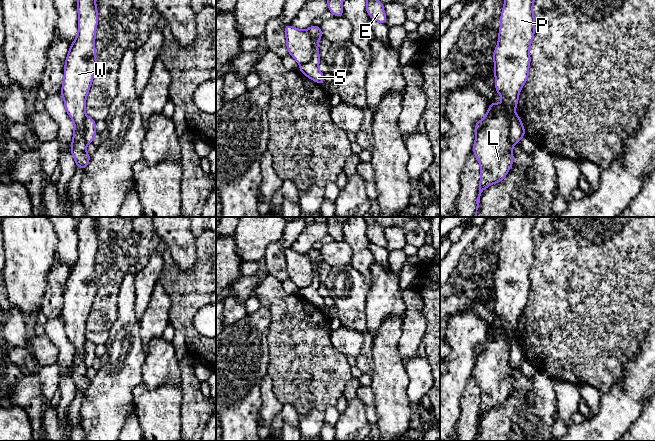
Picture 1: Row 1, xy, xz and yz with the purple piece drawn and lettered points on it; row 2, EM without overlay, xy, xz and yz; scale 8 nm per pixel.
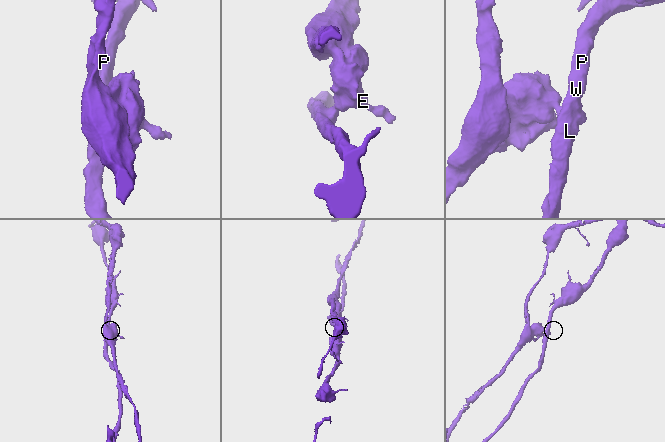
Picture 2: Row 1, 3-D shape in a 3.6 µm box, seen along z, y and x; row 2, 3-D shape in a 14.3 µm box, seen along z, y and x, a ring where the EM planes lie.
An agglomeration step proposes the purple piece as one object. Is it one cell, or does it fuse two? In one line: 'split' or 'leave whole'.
split

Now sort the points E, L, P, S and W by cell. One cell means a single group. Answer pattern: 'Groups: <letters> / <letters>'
Groups: E S / L P W

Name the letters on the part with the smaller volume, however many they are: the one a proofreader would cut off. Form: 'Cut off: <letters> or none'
Cut off: E, S

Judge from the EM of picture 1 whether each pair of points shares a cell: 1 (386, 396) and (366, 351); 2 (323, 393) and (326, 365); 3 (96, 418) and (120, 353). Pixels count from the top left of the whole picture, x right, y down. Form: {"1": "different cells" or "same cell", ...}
{"1": "different cells", "2": "same cell", "3": "same cell"}

